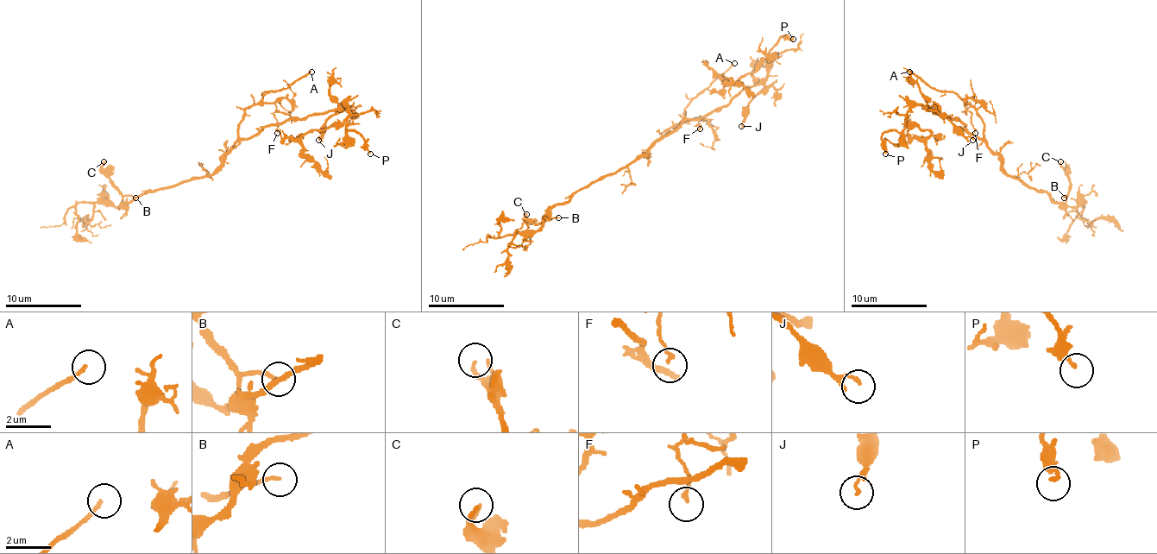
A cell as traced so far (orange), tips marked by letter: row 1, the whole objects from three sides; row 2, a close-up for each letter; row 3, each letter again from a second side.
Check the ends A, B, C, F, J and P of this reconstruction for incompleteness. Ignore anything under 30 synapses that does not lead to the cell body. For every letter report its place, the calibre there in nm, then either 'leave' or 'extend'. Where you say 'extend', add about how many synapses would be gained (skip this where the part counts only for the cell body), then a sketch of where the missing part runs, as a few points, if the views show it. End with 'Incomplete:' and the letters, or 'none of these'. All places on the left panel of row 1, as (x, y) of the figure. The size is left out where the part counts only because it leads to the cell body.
A: (311, 72) | 160 nm | extend | (311, 72), (329, 53), (336, 53), (349, 66), (359, 67), (353, 66), (380, 47), (384, 50)
B: (135, 198) | 140 nm | leave
C: (103, 161) | 160 nm | leave
F: (277, 133) | 140 nm | leave
J: (318, 140) | 130 nm | leave
P: (370, 154) | 200 nm | leave
Incomplete: A

